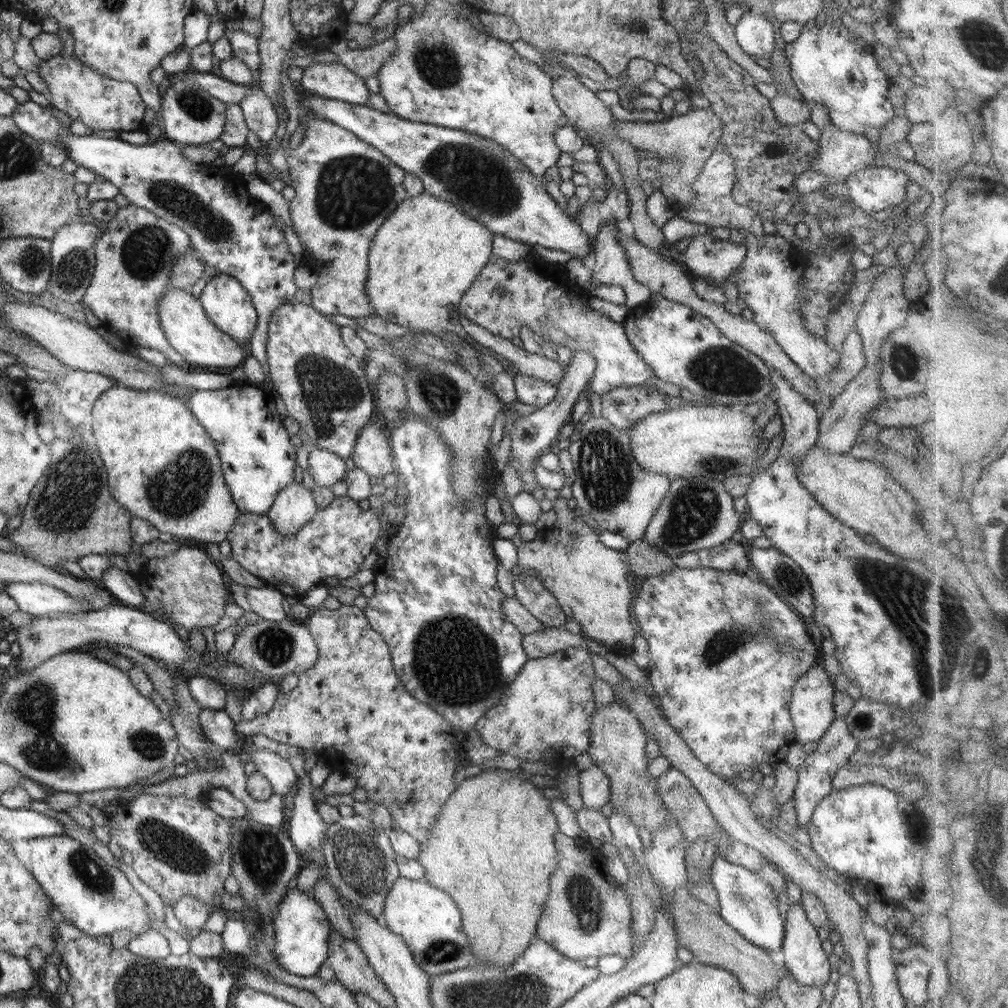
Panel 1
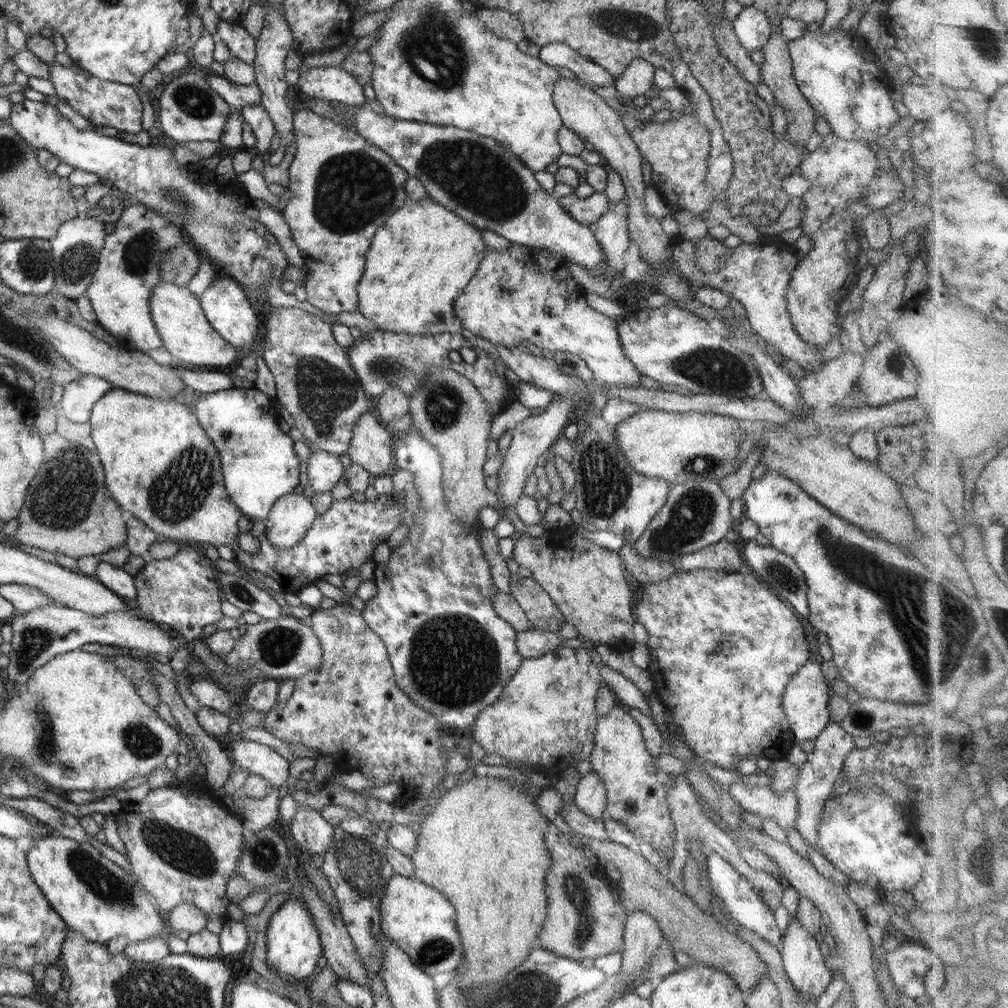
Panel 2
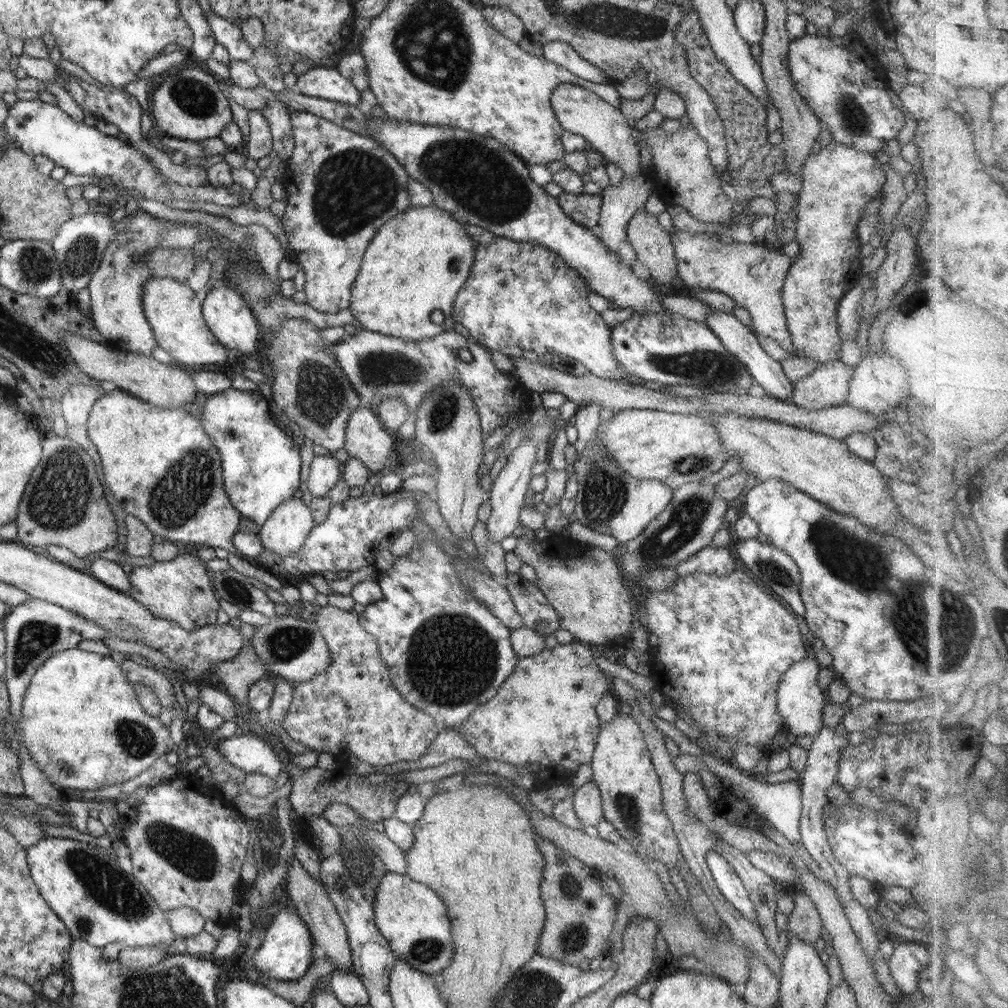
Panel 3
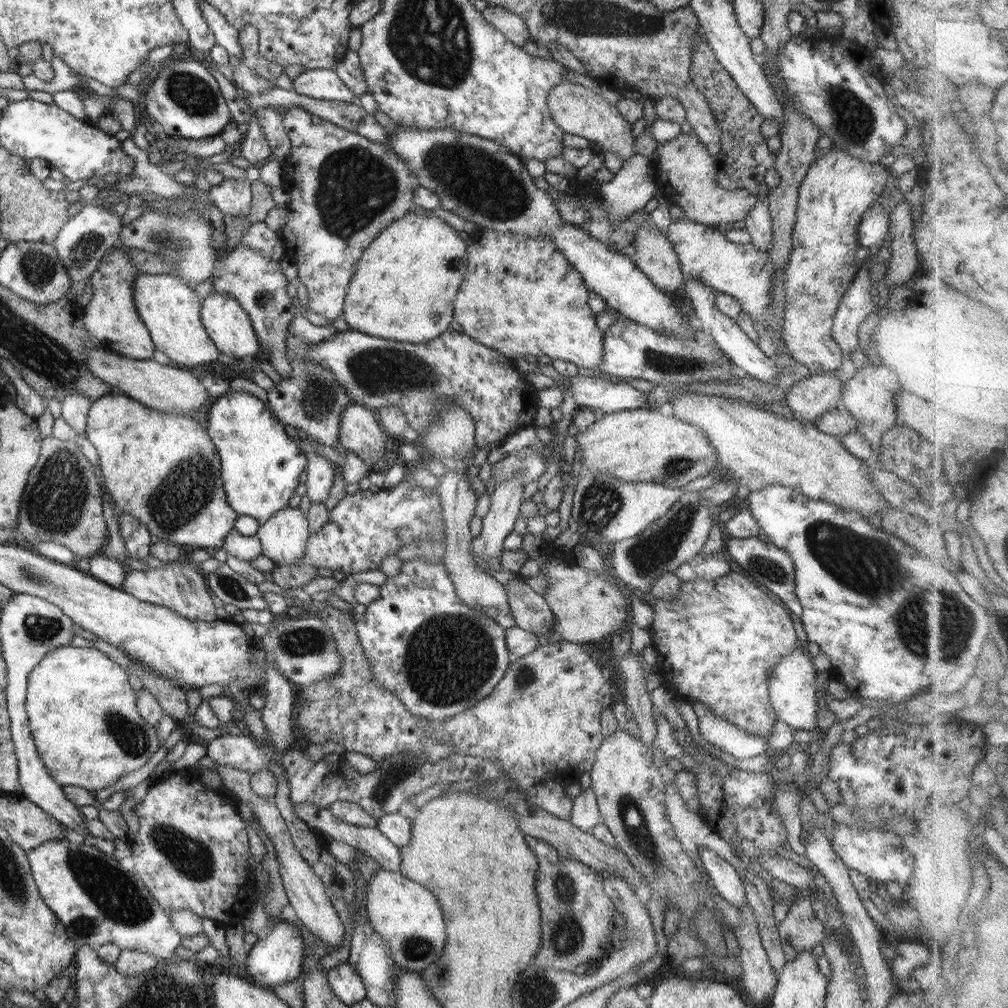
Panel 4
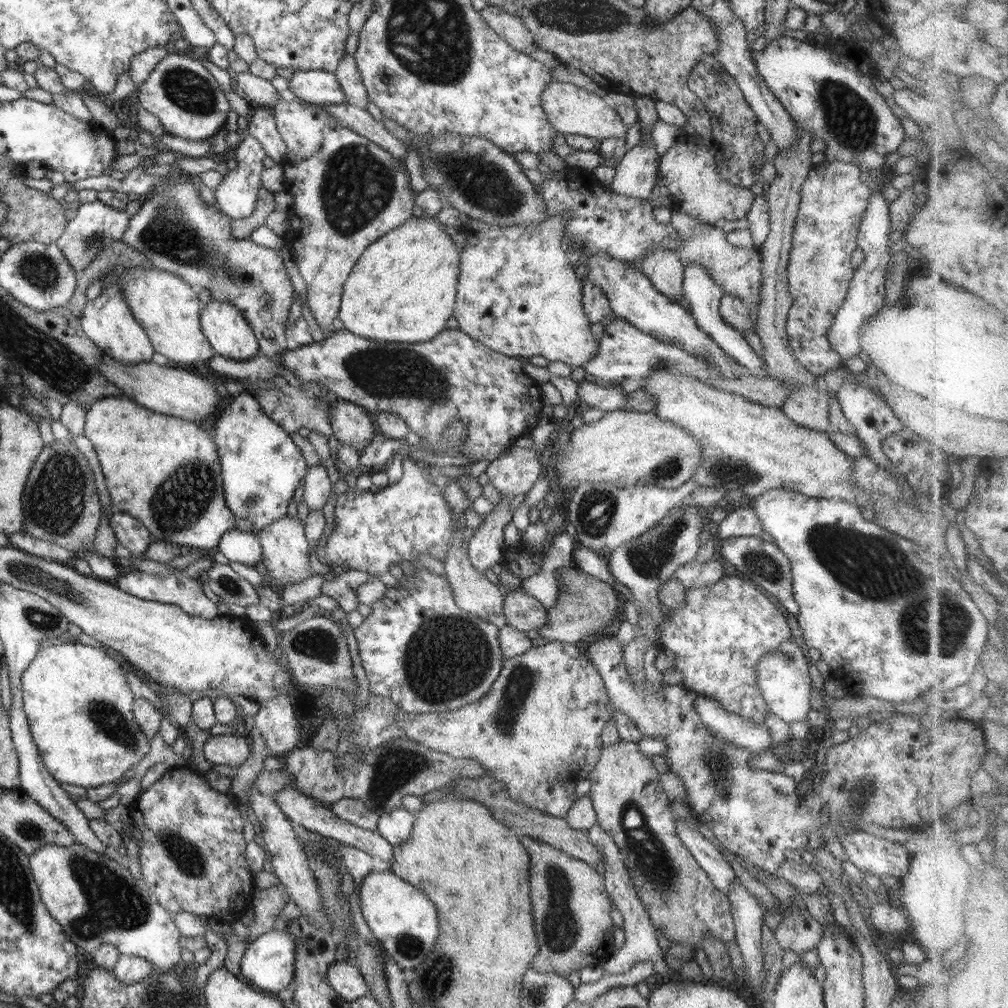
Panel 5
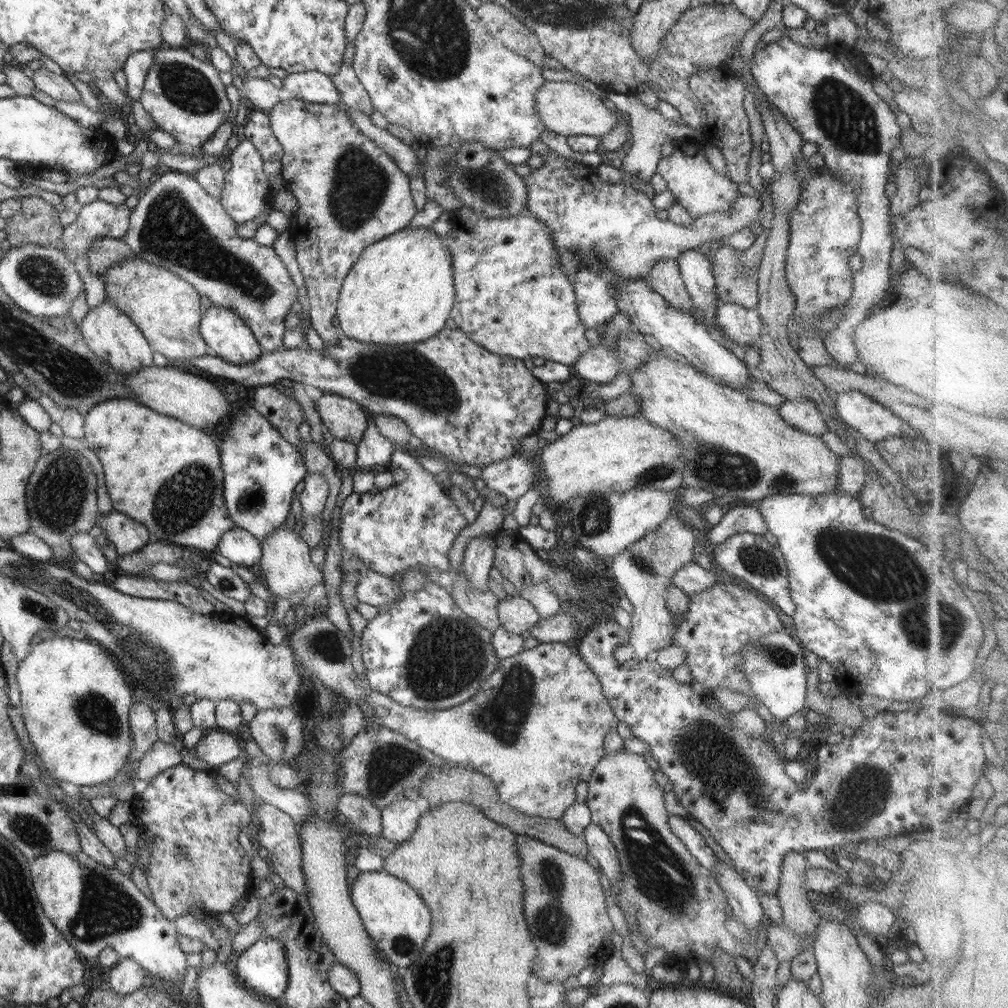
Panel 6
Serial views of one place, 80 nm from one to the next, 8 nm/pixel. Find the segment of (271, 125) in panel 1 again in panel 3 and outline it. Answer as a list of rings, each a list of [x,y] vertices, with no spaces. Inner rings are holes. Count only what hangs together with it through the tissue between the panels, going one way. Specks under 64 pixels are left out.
[[[249,110],[249,124],[250,135],[243,152],[247,158],[259,161],[273,149],[270,127],[260,110]]]

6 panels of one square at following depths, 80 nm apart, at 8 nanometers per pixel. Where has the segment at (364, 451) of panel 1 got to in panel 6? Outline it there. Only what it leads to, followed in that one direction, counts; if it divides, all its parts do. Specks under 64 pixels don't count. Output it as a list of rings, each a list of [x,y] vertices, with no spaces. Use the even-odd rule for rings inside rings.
[[[320,392],[315,401],[316,412],[325,428],[340,440],[357,445],[367,427],[367,411],[355,400]]]

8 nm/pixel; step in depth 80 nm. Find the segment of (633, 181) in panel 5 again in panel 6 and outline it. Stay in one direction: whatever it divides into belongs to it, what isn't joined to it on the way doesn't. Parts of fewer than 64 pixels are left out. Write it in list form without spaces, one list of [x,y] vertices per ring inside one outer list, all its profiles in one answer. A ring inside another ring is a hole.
[[[609,91],[607,94],[607,98],[616,106],[615,110],[620,109],[623,112],[628,112],[628,114],[630,115],[629,128],[632,132],[632,145],[630,146],[630,149],[627,150],[625,157],[623,158],[623,162],[622,162],[622,166],[624,167],[624,170],[622,171],[623,179],[621,180],[620,183],[622,183],[623,185],[628,185],[629,187],[634,187],[636,189],[635,185],[631,186],[630,184],[626,183],[626,181],[628,179],[628,177],[626,175],[638,176],[638,178],[641,178],[642,180],[650,181],[651,176],[657,173],[658,164],[662,158],[661,157],[661,148],[665,142],[668,142],[669,140],[674,141],[674,140],[686,140],[686,138],[698,138],[698,136],[700,136],[702,134],[701,130],[698,130],[698,129],[692,128],[691,126],[688,126],[684,121],[670,120],[669,118],[666,118],[666,116],[664,116],[658,109],[648,108],[648,106],[646,106],[646,104],[642,104],[642,102],[640,100],[638,100],[638,98],[635,96],[635,94],[628,95],[628,94],[618,93],[615,91]]]

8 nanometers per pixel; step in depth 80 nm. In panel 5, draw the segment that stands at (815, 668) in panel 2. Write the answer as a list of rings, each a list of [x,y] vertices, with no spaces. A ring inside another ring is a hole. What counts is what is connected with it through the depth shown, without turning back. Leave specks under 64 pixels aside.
[[[790,639],[788,642],[782,642],[778,650],[764,654],[764,658],[760,658],[754,668],[756,685],[767,702],[769,711],[788,724],[808,720],[807,714],[811,708],[810,690],[812,690],[809,666],[804,650]]]

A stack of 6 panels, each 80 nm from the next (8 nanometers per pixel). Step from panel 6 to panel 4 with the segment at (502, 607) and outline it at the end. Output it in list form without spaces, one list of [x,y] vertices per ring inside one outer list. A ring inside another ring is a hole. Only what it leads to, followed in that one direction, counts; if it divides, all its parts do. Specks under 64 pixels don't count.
[[[520,576],[506,584],[510,614],[518,628],[534,635],[550,636],[555,623],[551,608],[544,595],[540,596],[529,586]]]

